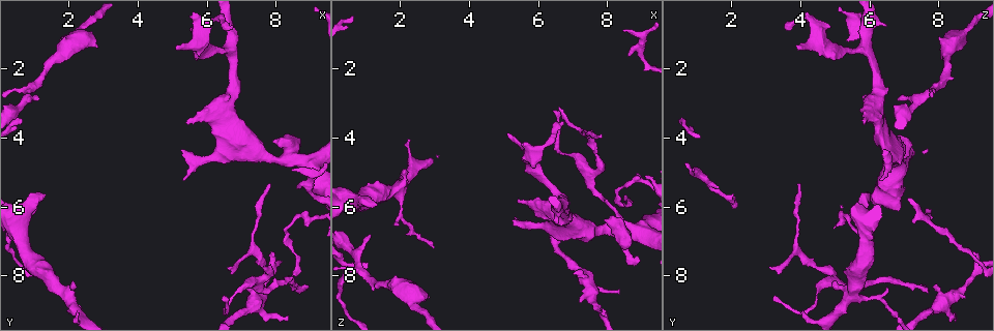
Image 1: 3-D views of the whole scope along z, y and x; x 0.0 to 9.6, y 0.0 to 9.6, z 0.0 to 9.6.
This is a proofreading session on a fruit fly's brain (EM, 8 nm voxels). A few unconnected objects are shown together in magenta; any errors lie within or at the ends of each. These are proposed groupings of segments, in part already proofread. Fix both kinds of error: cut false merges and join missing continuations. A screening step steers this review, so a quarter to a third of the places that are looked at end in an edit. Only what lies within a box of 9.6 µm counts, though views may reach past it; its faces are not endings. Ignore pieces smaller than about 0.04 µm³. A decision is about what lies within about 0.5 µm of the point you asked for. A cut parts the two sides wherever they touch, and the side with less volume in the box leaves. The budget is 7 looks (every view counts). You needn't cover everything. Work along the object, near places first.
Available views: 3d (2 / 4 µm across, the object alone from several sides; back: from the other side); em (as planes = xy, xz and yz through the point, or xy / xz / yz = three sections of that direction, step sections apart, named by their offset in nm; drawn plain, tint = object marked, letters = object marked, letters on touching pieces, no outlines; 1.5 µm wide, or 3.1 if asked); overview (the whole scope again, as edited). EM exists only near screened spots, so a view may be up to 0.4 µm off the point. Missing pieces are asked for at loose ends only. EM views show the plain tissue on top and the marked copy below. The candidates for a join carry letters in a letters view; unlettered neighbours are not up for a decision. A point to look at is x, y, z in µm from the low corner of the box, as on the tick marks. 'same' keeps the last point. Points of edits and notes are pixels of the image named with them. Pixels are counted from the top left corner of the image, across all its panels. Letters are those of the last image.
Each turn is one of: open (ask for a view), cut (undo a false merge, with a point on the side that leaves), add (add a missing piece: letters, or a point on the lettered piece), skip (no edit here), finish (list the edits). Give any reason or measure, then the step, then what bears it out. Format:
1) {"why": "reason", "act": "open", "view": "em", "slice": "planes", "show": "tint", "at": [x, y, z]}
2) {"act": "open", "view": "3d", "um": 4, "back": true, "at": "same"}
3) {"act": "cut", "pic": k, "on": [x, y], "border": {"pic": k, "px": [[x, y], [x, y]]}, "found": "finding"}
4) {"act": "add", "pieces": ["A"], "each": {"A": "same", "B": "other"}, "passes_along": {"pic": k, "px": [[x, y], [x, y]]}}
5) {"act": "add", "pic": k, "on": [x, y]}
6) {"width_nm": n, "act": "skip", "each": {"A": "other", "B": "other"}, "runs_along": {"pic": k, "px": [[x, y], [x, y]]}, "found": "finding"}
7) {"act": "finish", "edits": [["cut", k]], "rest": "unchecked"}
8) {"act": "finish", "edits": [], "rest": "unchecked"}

{"why": "stops while still wide", "act": "open", "view": "3d", "um": 2, "at": [5.45, 3.65, 5.80]}

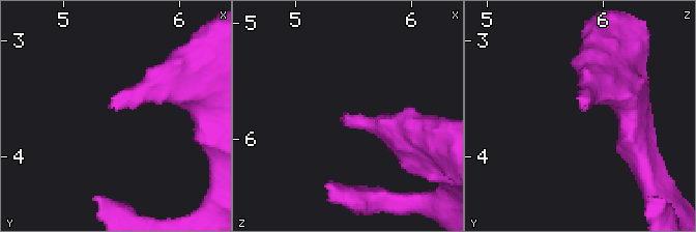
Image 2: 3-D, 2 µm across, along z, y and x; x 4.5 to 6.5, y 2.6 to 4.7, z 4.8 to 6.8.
{"act": "open", "view": "em", "slice": "xz", "step": 4, "show": "tint", "at": [5.44, 3.60, 5.84]}

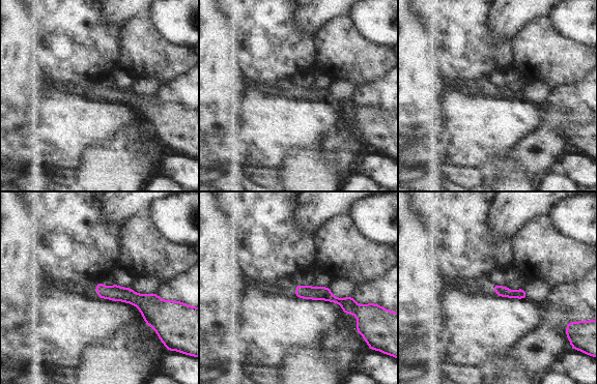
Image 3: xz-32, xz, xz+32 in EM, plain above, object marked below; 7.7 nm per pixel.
{"why": "another direction", "act": "open", "view": "em", "slice": "planes", "show": "letters", "at": "same"}

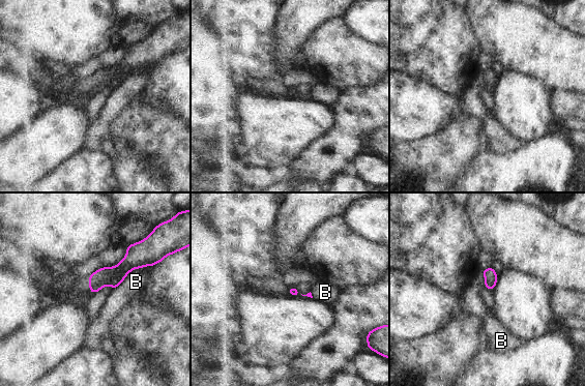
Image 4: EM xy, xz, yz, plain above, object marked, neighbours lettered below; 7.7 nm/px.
{"longest_contact_nm": ["B", 360], "act": "skip", "each": {"B": "other"}, "found": "none of them fits"}

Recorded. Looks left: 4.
{"act": "open", "view": "em", "slice": "planes", "show": "letters", "at": [8.90, 8.40, 7.65]}

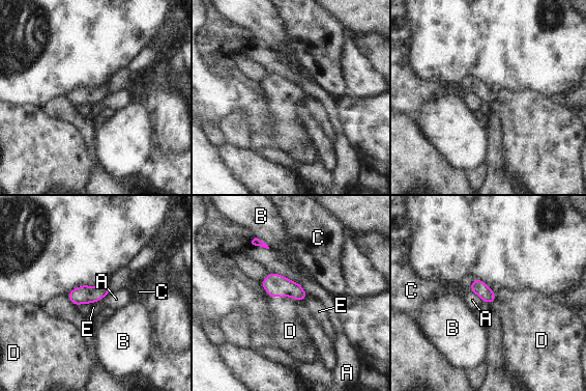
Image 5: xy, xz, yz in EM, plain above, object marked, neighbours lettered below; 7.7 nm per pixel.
{"act": "add", "pic": 5, "on": [289, 328], "each": {"A": "other", "B": "other", "C": "other", "D": "same", "E": "other"}, "passes_along": {"pic": 5, "px": [[276, 285], [283, 297], [289, 328]]}, "found": "the neuron continues"}

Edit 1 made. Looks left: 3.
{"why": "branch stops here", "act": "open", "view": "em", "slice": "xz", "step": 8, "show": "tint", "at": [2.15, 8.15, 4.95]}

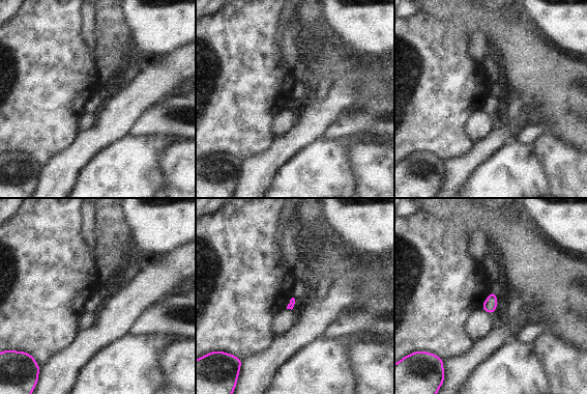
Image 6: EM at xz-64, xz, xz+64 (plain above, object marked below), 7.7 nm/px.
{"act": "open", "view": "em", "slice": "yz", "step": 8, "show": "letters", "at": "same"}

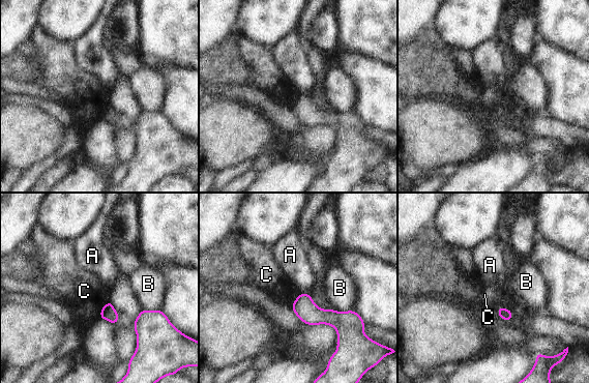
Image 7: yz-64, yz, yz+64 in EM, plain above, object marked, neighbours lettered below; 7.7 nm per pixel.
{"act": "skip", "each": {"A": "other", "B": "other", "C": "other"}, "border": {"pic": 7, "px": [[305, 292], [298, 294]]}, "found": "none of them fits"}

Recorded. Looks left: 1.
{"act": "finish", "edits": [["add", 5]], "rest": "unchecked"}

